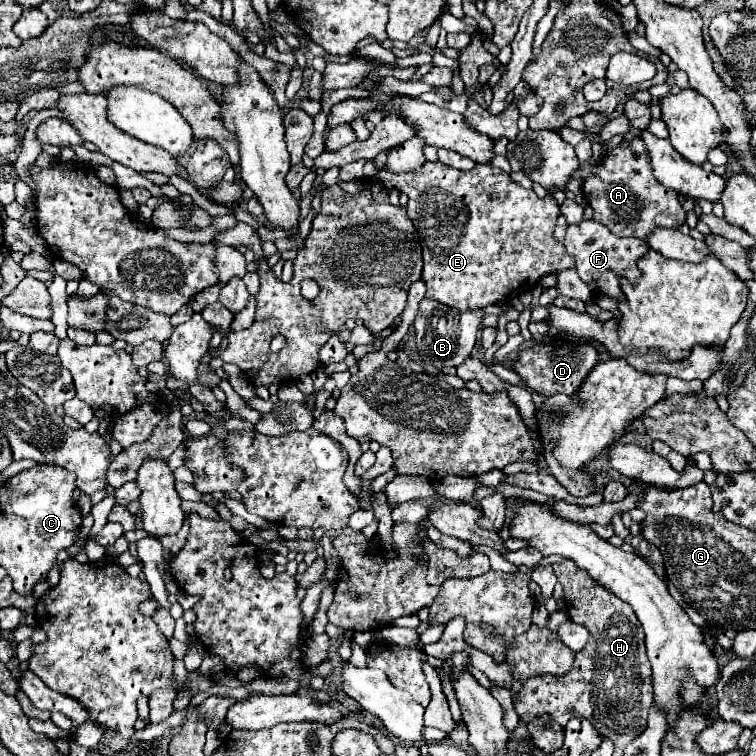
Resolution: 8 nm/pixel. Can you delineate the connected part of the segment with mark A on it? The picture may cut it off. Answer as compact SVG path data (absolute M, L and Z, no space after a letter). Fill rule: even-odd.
M636 134L624 136L620 146L616 146L614 150L608 150L602 156L600 164L588 174L588 178L582 180L582 194L594 210L594 220L608 226L610 232L616 236L634 236L634 238L646 240L646 234L650 234L650 230L656 230L658 226L680 228L686 222L686 210L678 202L678 192L666 186L660 186L660 182L654 178L650 170L650 154L646 154L646 146L642 138Z

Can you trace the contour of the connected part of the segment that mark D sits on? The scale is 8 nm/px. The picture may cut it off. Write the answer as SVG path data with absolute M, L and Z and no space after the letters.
M550 336L530 348L518 350L512 370L520 376L520 380L524 384L528 384L530 390L534 390L542 396L566 394L566 396L578 398L578 390L582 388L586 374L598 364L598 360L600 360L600 356L592 342L574 342L572 338Z

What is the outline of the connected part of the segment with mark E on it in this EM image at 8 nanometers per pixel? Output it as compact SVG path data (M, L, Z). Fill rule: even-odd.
M426 162L412 172L378 172L376 178L388 188L400 188L410 198L406 210L420 234L420 246L424 254L422 280L426 284L426 298L442 302L444 306L456 308L460 312L470 308L484 308L530 292L546 274L558 274L574 268L574 258L566 254L564 244L554 240L554 228L560 216L556 198L538 198L534 190L522 188L500 168L476 164L472 170L462 172L444 166L442 162Z

